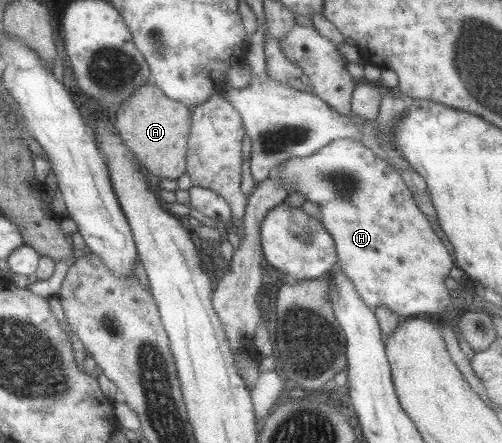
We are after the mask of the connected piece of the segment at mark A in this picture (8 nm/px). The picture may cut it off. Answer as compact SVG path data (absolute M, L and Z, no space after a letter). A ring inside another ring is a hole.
M146 83L128 99L130 103L120 105L114 116L117 130L126 145L137 155L140 163L158 178L176 180L184 173L184 157L189 141L190 111L182 103L176 103L152 83Z

